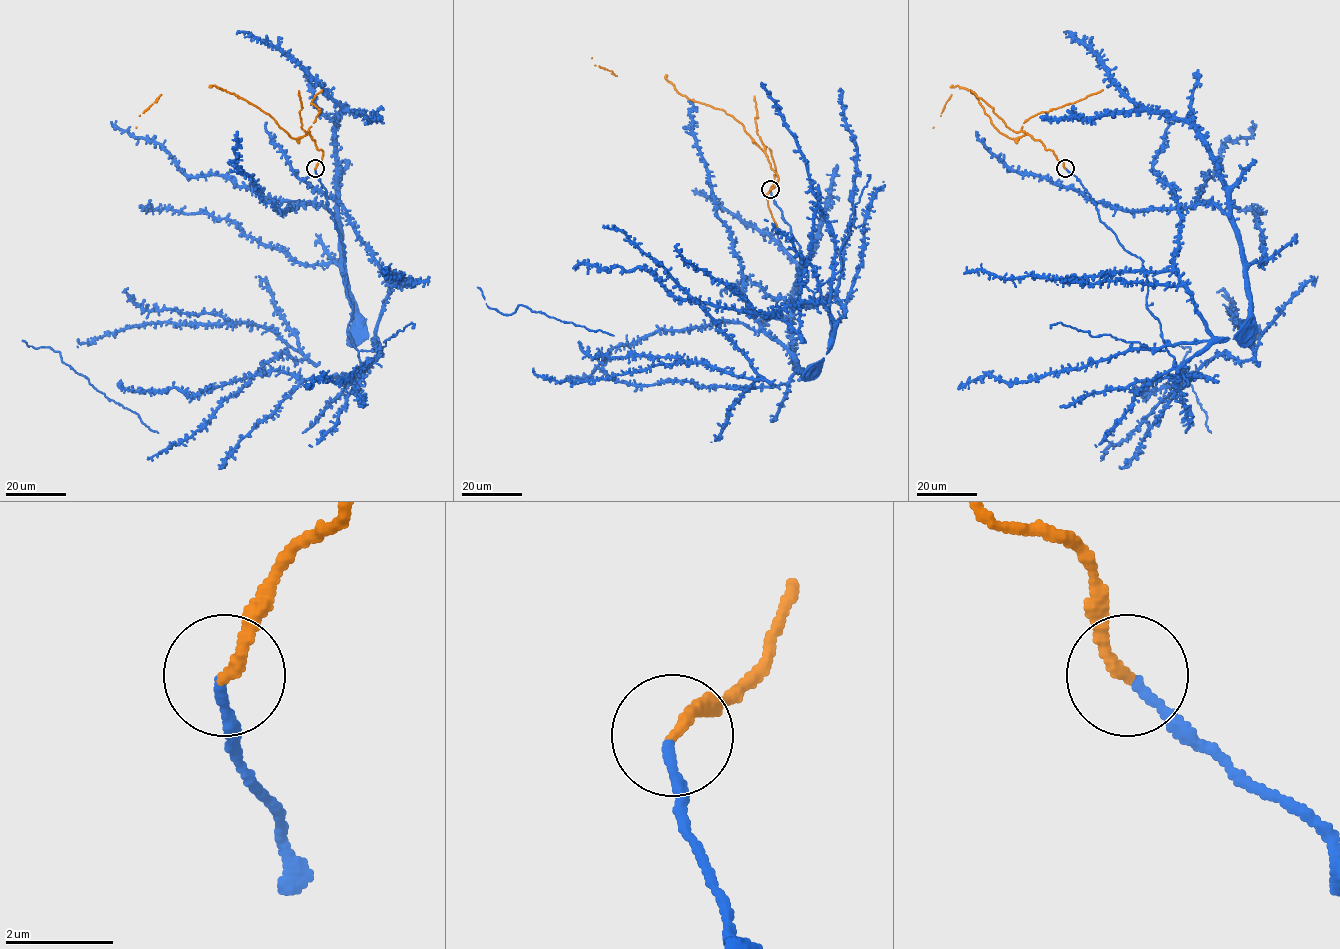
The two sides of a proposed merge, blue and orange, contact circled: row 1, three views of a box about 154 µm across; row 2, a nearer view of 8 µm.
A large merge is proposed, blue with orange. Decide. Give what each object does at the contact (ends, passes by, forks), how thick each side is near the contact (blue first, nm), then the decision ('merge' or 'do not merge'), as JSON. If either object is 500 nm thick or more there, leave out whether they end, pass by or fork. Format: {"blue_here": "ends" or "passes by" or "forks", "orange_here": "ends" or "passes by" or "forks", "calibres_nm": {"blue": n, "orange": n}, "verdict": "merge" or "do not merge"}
{"blue_here": "ends", "orange_here": "ends", "calibres_nm": {"blue": 170, "orange": 220}, "verdict": "merge"}

